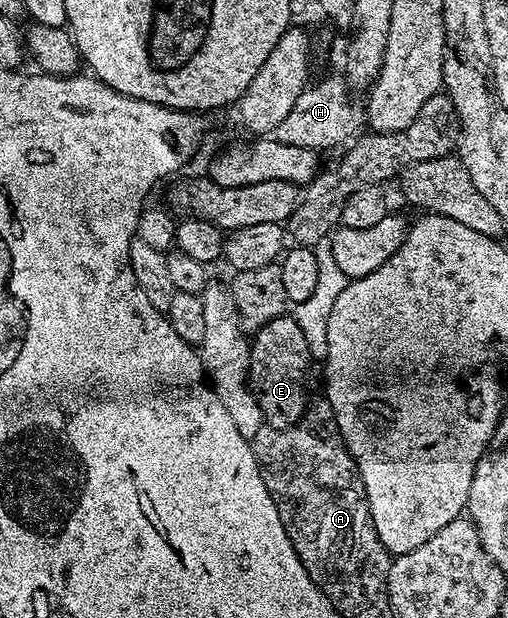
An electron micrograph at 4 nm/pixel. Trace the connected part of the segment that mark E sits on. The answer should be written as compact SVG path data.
M284 313L254 332L250 344L251 391L255 394L257 405L261 405L264 424L268 427L293 425L307 410L307 366L313 363L301 328L290 314Z

